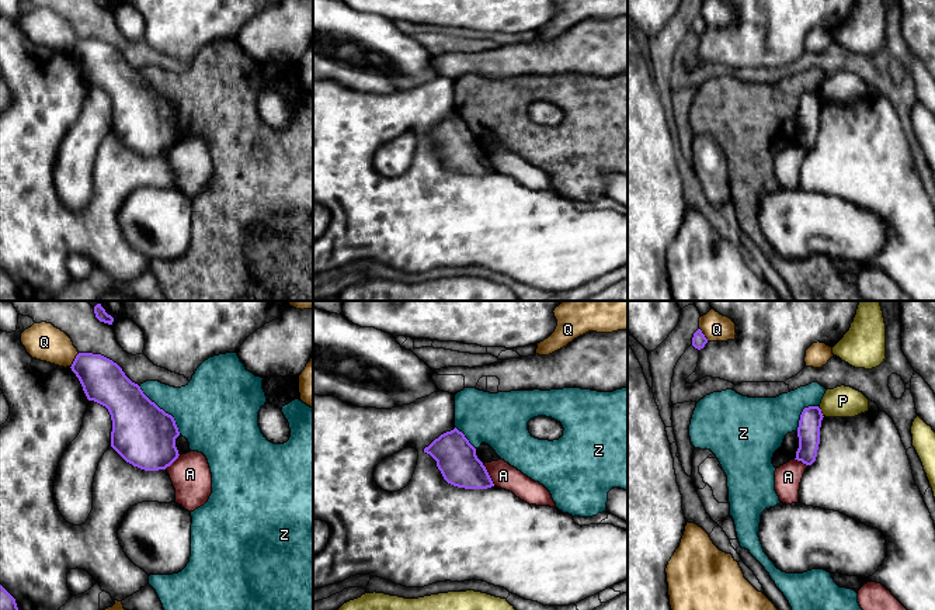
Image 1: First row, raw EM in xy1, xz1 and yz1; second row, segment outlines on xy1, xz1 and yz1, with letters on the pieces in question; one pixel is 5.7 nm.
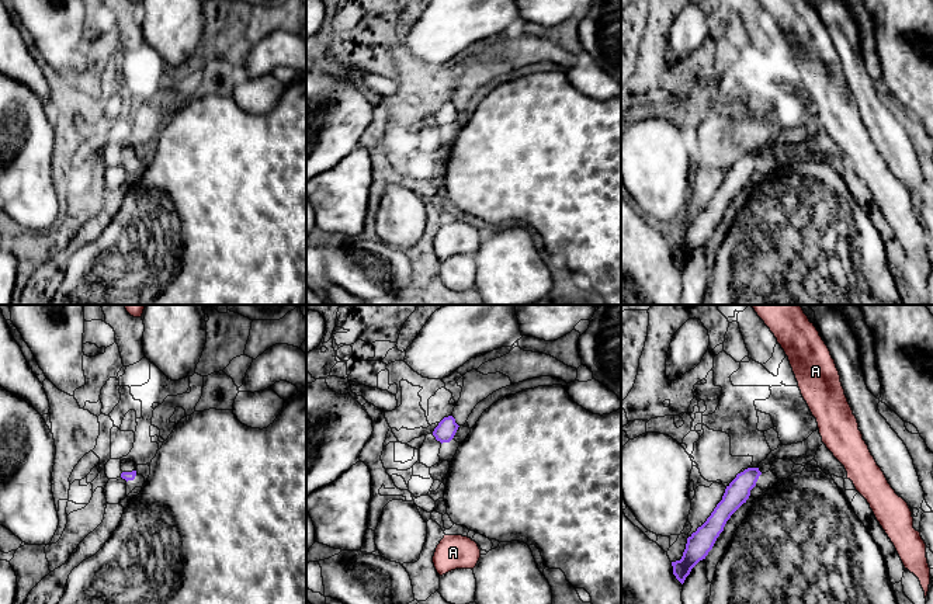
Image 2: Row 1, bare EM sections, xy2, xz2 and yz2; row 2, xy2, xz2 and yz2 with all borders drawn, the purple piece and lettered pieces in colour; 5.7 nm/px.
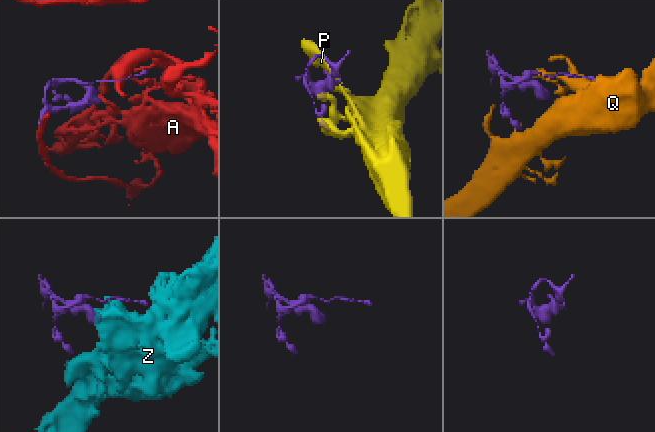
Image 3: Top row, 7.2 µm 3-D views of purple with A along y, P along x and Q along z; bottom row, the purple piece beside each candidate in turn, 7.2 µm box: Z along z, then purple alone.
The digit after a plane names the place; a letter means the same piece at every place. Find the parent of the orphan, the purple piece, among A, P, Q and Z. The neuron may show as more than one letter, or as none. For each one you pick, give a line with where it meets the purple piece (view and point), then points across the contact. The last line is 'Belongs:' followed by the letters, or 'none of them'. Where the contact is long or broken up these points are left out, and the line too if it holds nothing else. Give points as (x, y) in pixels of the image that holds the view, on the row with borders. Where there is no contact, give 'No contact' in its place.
Belongs: none of them

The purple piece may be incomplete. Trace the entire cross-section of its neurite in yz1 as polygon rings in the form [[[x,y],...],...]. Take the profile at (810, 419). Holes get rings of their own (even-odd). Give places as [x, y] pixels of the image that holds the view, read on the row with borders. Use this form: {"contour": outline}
{"contour": [[[818,406],[803,409],[797,427],[799,448],[795,460],[802,461],[806,465],[811,465],[816,461],[823,417]]]}

